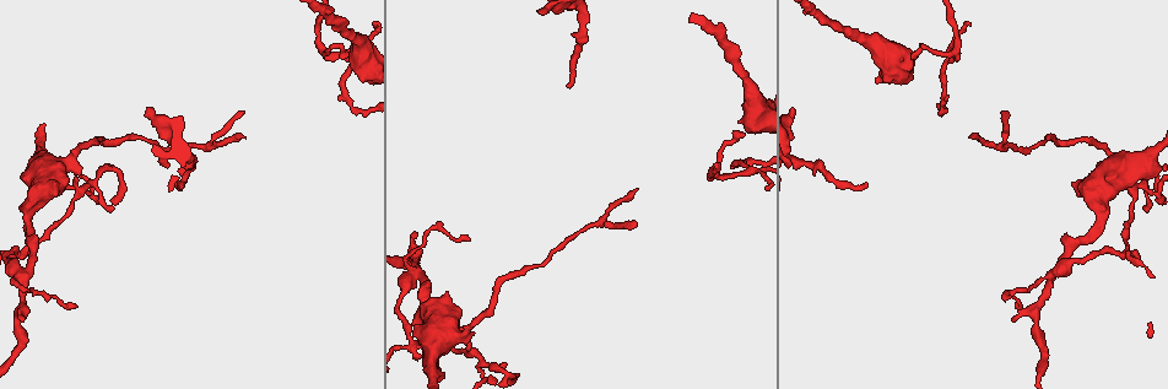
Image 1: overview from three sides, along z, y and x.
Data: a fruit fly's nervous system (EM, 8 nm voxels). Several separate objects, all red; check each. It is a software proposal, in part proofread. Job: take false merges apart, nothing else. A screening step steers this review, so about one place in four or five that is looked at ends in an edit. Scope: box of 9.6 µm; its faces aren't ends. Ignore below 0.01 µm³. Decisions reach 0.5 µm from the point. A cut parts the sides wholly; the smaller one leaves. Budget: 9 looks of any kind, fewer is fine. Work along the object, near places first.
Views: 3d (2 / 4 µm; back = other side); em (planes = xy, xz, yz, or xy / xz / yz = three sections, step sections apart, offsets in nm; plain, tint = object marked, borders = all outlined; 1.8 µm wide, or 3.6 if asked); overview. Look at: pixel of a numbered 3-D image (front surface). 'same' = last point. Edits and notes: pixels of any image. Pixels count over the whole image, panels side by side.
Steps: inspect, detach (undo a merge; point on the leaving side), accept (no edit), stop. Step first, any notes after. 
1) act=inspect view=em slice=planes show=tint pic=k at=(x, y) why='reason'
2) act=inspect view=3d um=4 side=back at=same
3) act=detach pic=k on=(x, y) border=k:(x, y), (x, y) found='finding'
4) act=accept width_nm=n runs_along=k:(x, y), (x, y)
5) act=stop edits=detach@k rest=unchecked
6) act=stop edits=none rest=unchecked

act=inspect view=3d um=2 pic=1 at=(26, 274) why='sharp bend'

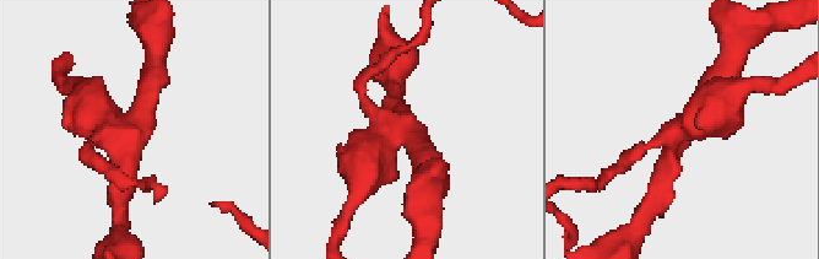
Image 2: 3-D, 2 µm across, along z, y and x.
act=inspect view=em slice=planes show=tint pic=2 at=(132, 121) arms=4

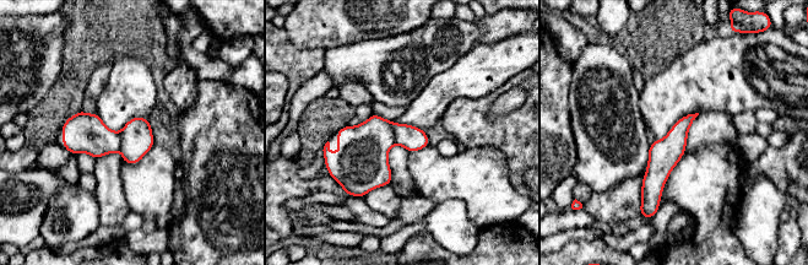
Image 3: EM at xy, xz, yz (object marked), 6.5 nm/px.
act=detach pic=3 on=(364, 149) border=3:(391, 125), (395, 133), (395, 142) found='a second neuron is stuck on'

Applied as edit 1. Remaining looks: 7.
act=inspect view=em slice=planes show=tint pic=1 at=(747, 170) why='sharp bend'

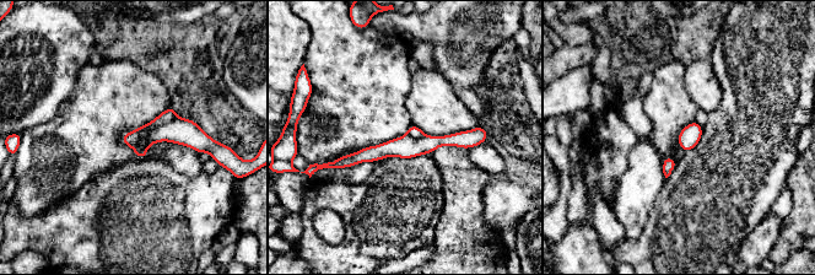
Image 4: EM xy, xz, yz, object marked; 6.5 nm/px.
act=detach pic=4 on=(184, 131) part_leaving=4:(479, 131), (336, 163) found='two neurons meet here'

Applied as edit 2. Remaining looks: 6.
act=stop edits=detach@3,detach@4 rest=unchecked

